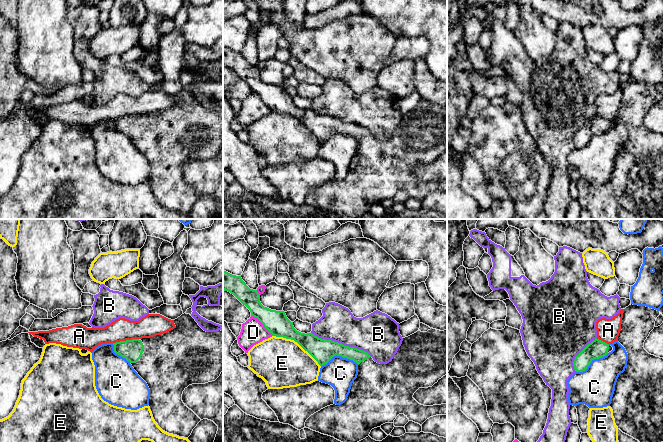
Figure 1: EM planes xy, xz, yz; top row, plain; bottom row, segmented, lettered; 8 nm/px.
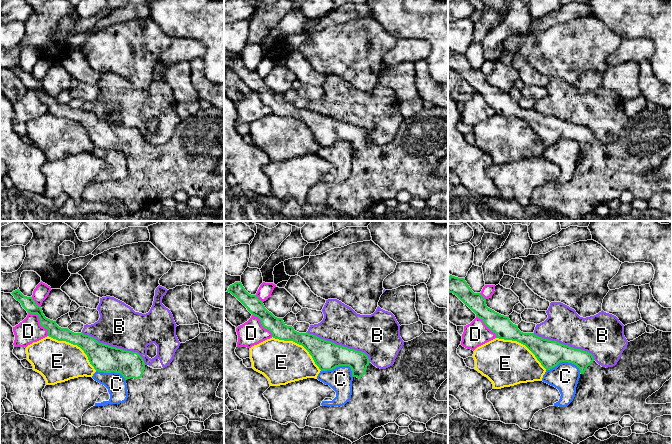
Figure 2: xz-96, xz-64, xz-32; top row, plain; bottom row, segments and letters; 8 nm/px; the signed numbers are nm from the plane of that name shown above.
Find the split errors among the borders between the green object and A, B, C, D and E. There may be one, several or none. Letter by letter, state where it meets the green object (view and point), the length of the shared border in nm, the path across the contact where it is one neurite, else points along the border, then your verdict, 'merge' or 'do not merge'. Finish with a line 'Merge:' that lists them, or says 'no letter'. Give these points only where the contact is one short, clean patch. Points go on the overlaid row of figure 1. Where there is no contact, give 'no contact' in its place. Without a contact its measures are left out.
A: contact xy (126, 340); length 220 nm; border xy (138, 338), (113, 343); do not merge
B: contact xz (340, 343); length 500 nm; do not merge
C: contact xz (339, 355); length 300 nm; do not merge
D: contact xz (262, 323); length 240 nm; border xz (251, 315), (272, 335); do not merge
E: contact xz (297, 342); length 460 nm; do not merge
Merge: no letter

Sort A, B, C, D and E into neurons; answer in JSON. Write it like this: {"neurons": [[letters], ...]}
{"neurons": [["A"], ["B"], ["C"], ["D"], ["E"]]}

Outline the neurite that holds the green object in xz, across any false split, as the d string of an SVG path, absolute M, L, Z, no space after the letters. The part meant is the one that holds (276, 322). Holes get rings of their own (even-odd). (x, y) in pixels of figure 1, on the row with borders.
M223 271L223 290L233 294L257 318L272 336L283 337L297 342L320 366L327 364L334 356L353 360L358 364L358 375L352 383L347 400L341 405L330 405L311 415L305 427L324 435L334 437L342 443L358 443L369 436L372 429L385 423L393 423L399 414L404 414L409 421L422 425L436 415L447 415L447 404L424 406L414 398L419 388L432 387L447 375L447 329L444 331L431 328L427 332L416 333L403 338L402 344L392 361L380 364L365 351L341 343L321 339L312 333L297 331L284 311L271 310L260 302L257 290L250 289L241 276Z

